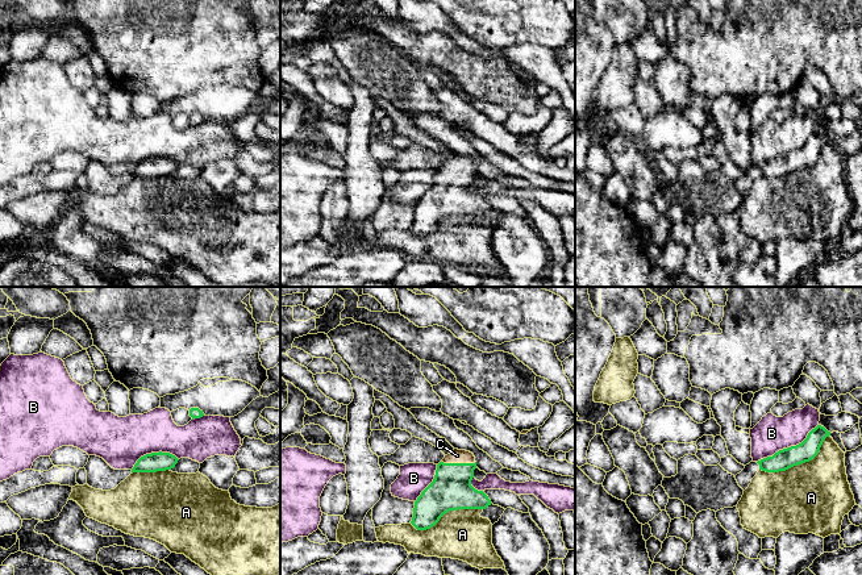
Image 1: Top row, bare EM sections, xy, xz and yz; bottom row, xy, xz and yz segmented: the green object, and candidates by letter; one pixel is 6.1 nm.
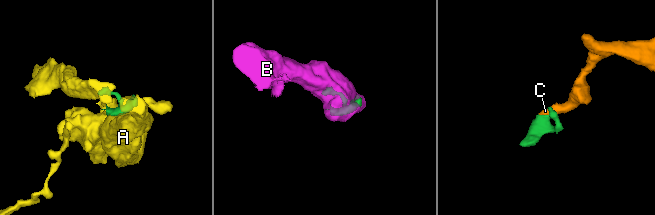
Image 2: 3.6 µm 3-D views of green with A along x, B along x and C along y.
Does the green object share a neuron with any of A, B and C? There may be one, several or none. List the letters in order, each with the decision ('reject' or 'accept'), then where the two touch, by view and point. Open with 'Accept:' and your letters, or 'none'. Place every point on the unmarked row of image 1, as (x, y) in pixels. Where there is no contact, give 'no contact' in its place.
Accept: C
A: reject; contact yz (798, 169)
B: reject; contact yz (787, 153)
C: accept; contact xz (459, 169)

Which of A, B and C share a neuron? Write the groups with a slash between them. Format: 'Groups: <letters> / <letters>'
Groups: A / B / C

